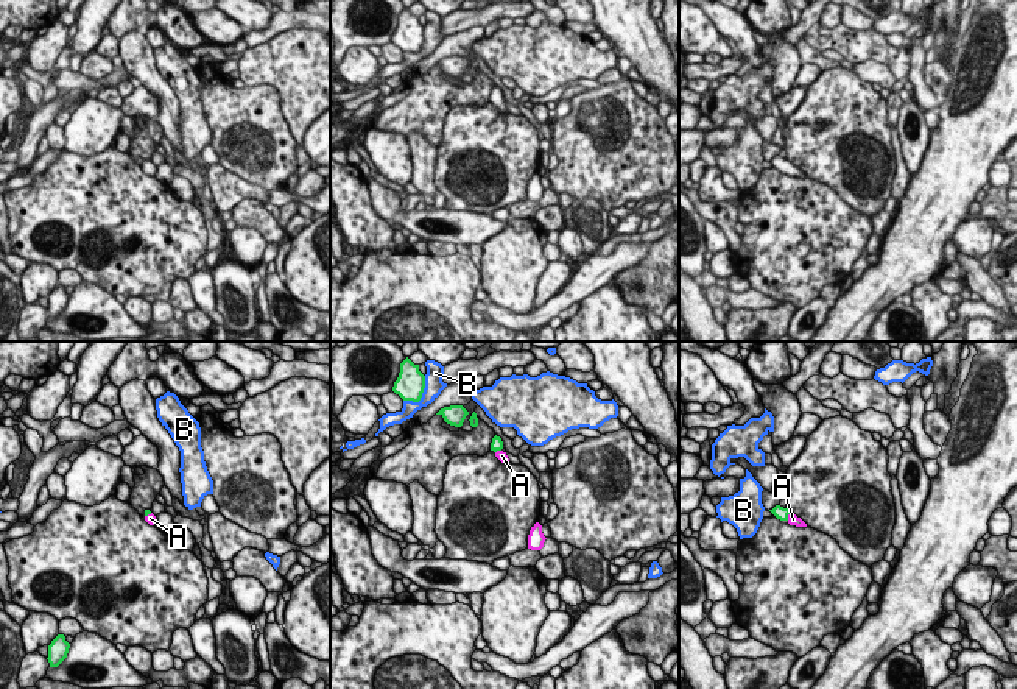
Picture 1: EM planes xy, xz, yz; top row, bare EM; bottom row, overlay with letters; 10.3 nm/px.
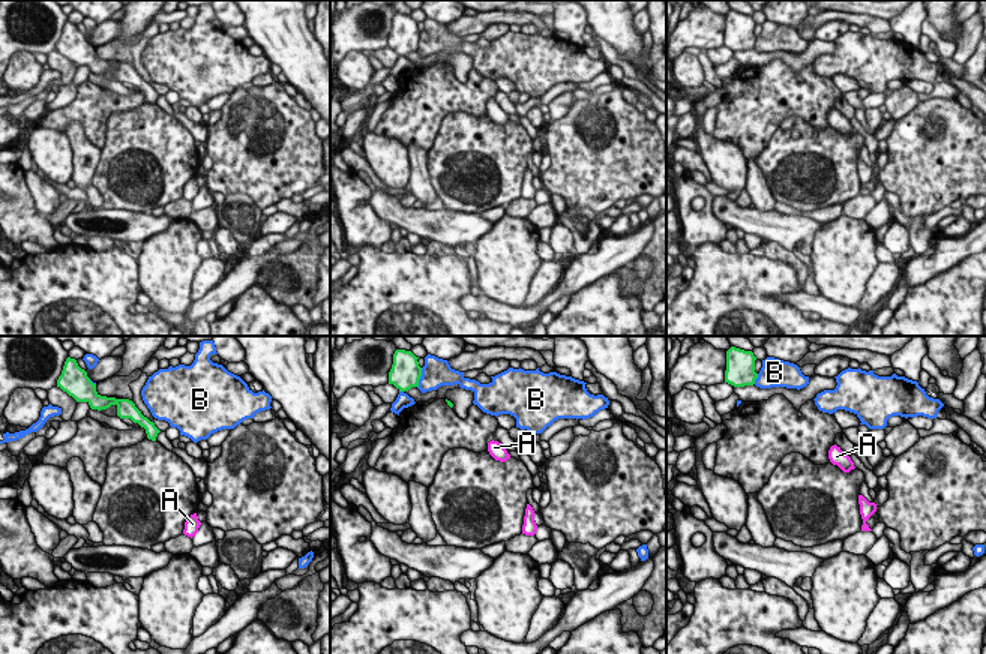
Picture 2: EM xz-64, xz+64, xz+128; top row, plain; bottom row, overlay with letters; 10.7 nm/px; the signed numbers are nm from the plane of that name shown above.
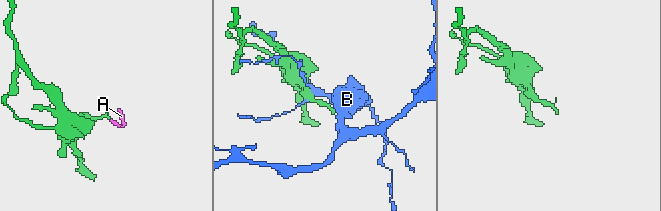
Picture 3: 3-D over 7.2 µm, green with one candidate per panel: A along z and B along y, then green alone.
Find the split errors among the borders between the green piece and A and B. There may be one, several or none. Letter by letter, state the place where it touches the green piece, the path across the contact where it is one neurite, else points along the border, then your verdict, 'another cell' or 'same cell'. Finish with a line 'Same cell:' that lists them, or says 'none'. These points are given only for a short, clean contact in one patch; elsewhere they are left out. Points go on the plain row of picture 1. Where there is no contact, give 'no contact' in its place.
A: meets green in yz at (787, 167); runs through yz (779, 162), (787, 167), (793, 170); same cell
B: meets green in xz at (421, 47); another cell
Same cell: A

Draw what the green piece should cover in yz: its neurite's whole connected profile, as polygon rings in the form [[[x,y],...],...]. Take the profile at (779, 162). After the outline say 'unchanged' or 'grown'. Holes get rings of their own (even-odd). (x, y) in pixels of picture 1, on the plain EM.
[[[776,156],[772,161],[769,161],[777,170],[787,171],[790,176],[796,178],[807,178],[807,175],[797,168],[794,164],[791,164],[788,159],[783,159],[780,156]]]; grown

